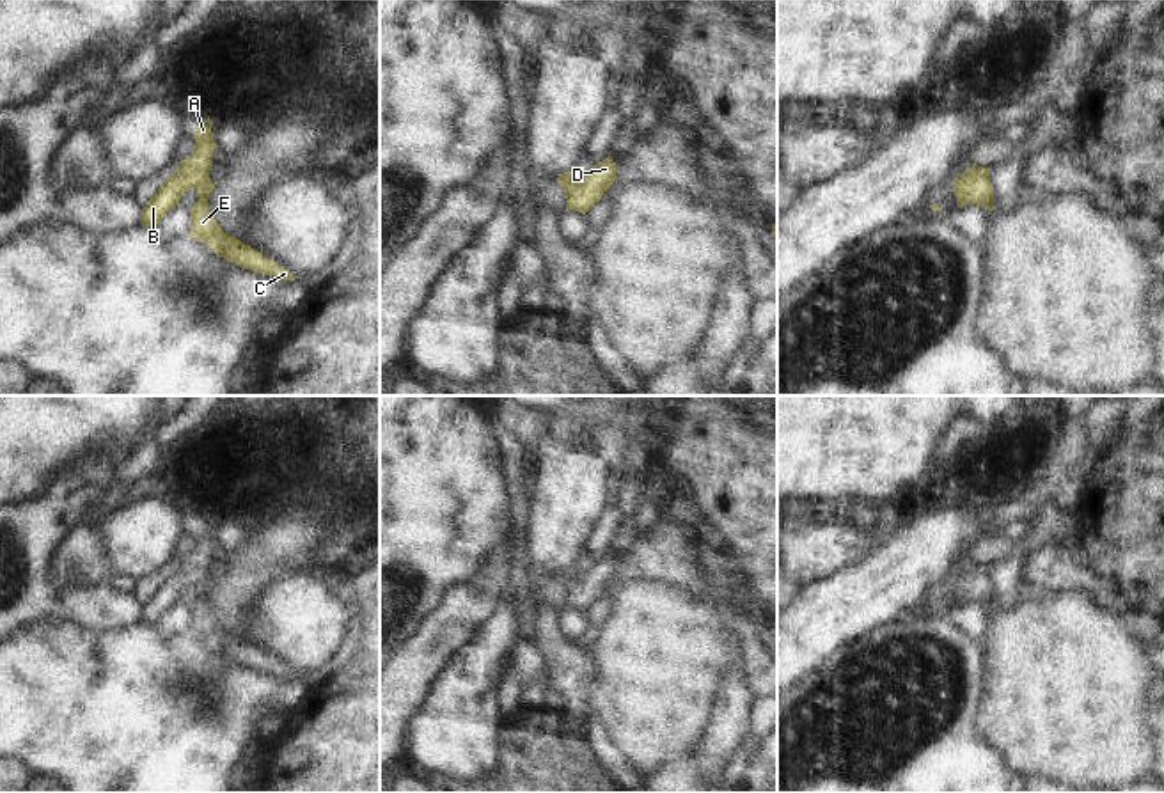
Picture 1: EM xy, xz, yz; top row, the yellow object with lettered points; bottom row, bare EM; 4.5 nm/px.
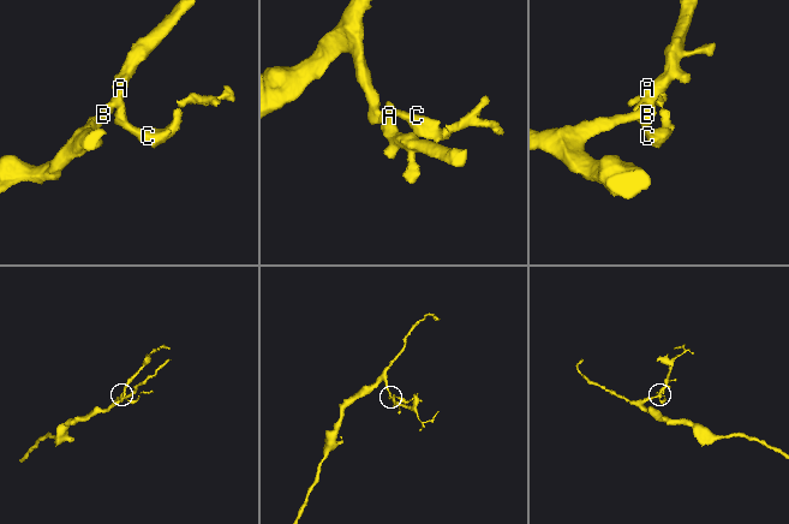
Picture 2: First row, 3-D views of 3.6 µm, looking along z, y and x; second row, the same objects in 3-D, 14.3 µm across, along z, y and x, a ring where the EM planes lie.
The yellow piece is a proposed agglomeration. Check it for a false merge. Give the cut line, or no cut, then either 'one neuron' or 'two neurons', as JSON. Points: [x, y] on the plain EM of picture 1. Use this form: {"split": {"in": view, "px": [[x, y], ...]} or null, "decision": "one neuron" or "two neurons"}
{"split": null, "decision": "one neuron"}

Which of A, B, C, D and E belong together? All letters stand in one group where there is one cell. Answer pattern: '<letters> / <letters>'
A B C D E

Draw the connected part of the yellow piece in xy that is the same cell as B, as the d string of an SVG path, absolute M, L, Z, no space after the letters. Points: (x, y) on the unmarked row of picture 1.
M204 516L195 525L195 541L188 555L179 559L179 564L172 575L167 575L153 596L140 607L140 621L146 624L156 624L158 619L172 608L185 589L195 587L199 596L190 610L188 633L211 646L213 651L234 660L240 665L254 671L277 674L280 678L295 678L295 672L254 648L250 642L241 640L234 633L225 632L208 605L208 596L215 587L209 577L213 564L213 550L216 541L211 534L213 516Z

